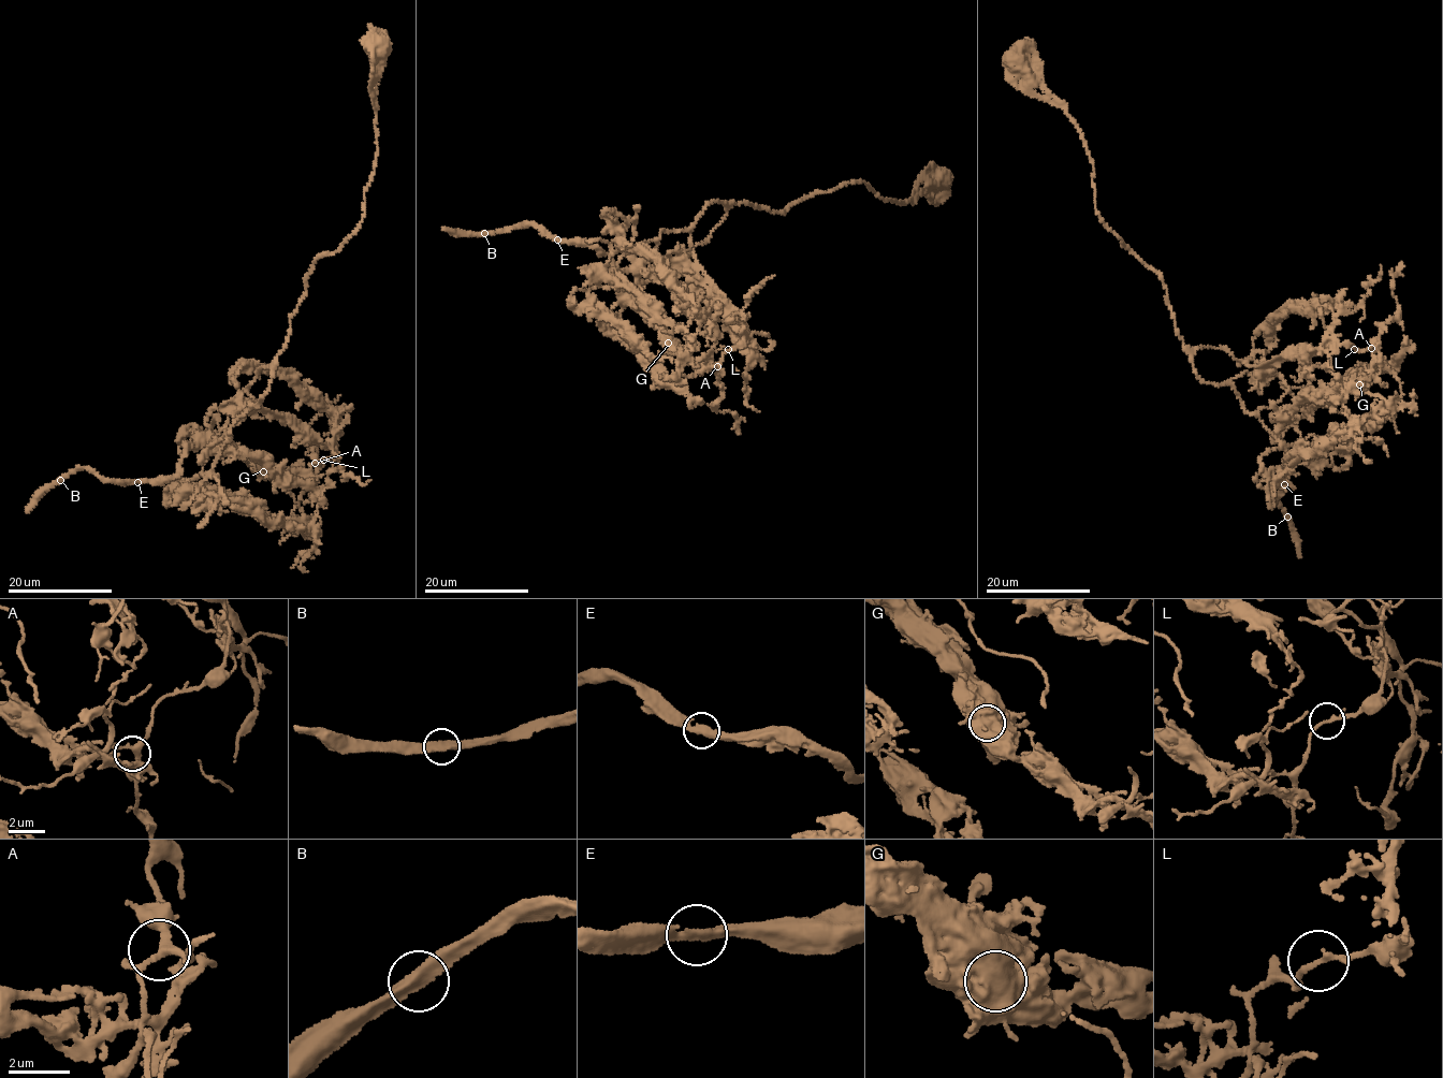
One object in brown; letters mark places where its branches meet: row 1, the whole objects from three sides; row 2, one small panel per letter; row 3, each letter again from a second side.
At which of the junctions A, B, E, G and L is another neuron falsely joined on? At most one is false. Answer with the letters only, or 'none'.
G

